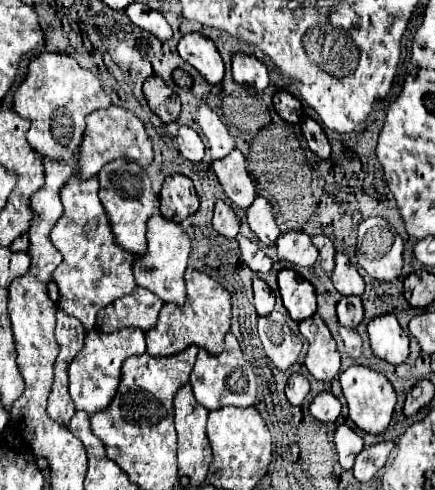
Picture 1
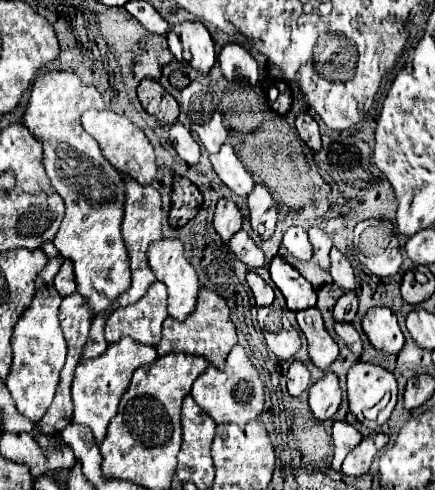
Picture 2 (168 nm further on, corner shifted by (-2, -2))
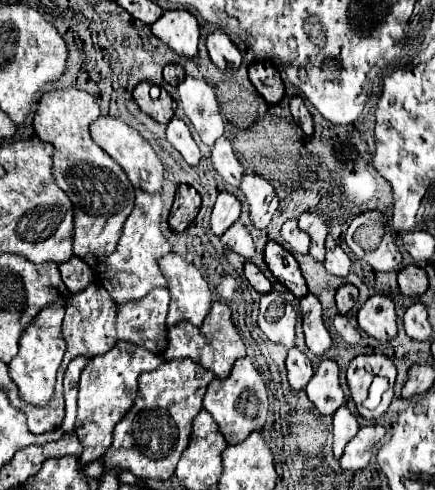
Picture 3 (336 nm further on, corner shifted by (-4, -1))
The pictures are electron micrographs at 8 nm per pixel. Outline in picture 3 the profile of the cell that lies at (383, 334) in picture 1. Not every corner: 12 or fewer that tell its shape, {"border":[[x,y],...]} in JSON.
{"border":[[373,295],[357,311],[359,327],[379,341],[397,335],[395,305]]}

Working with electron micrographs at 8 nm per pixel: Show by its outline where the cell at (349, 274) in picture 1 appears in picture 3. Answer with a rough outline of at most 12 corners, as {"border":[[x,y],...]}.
{"border":[[327,235],[325,269],[347,277],[351,259],[331,235]]}

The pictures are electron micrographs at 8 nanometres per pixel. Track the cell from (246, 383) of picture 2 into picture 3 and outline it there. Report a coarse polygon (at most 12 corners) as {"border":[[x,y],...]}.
{"border":[[251,359],[213,379],[203,409],[229,445],[261,431],[267,391]]}

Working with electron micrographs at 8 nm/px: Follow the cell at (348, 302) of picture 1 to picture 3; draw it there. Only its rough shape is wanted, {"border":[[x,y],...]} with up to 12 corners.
{"border":[[345,283],[337,289],[339,313],[347,313],[357,301],[357,287]]}

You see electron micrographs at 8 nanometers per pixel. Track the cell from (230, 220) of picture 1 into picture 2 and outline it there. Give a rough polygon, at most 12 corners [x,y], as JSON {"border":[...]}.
{"border":[[233,200],[217,202],[213,226],[227,242],[243,216]]}

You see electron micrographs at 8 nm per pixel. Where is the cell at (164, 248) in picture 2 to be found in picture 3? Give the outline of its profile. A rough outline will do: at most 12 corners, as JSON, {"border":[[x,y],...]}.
{"border":[[177,253],[159,267],[171,293],[167,327],[199,327],[213,303],[201,271]]}

